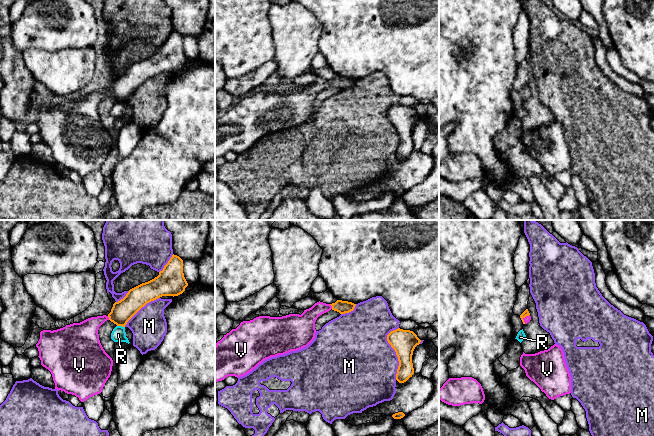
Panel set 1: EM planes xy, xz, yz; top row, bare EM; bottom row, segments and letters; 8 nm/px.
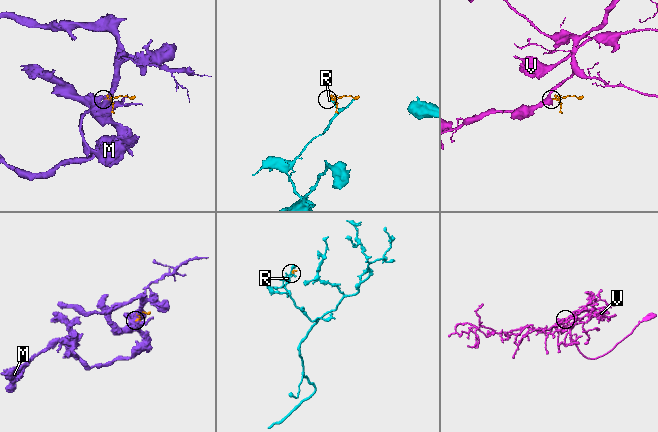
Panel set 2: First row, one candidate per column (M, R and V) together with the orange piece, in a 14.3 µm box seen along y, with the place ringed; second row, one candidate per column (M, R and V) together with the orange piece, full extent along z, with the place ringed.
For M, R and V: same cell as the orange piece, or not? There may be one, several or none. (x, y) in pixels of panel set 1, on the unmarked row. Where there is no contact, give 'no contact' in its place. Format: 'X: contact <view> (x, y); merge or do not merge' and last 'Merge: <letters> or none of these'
M: contact xz (395, 127); do not merge
R: contact xy (121, 101); do not merge
V: contact xz (331, 81); merge
Merge: V

